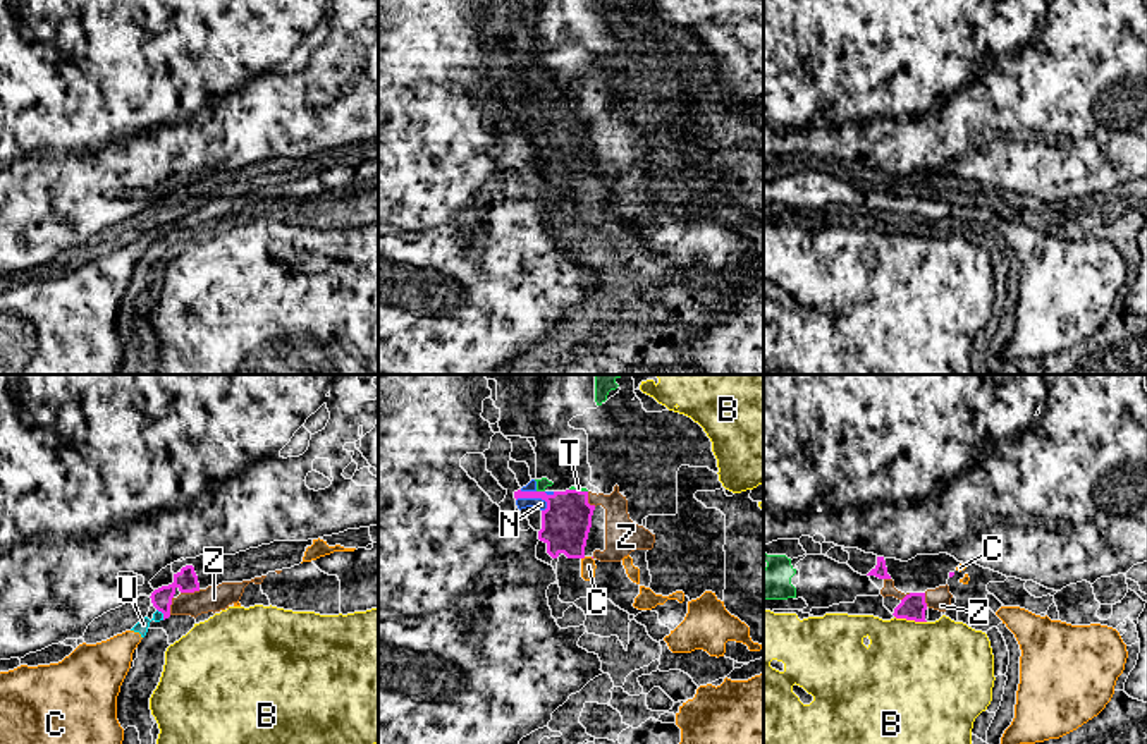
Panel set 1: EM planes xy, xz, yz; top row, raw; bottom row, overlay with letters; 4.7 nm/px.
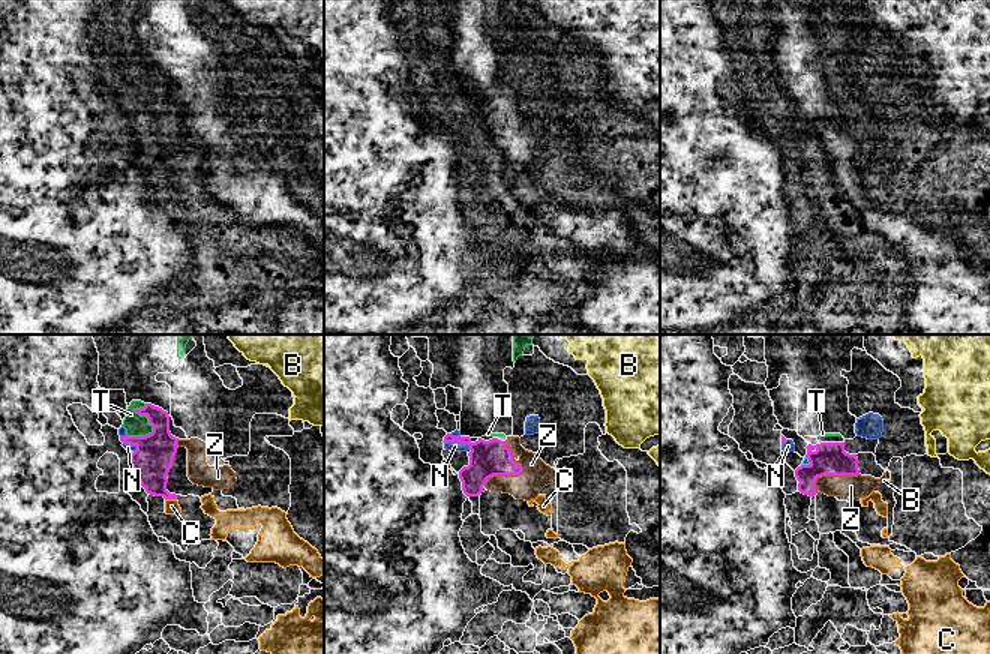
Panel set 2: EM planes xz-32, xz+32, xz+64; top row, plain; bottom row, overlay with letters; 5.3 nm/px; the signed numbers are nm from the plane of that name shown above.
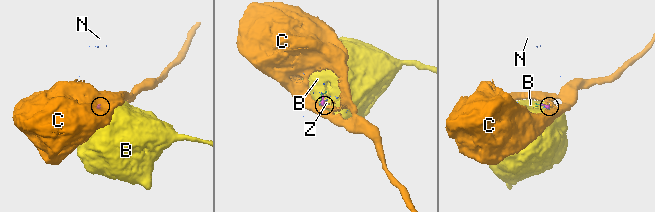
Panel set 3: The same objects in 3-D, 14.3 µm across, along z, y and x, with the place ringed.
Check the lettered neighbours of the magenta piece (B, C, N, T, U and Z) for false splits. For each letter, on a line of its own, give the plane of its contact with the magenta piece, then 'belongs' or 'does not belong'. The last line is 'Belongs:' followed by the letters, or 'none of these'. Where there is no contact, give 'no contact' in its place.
B: yz | does not belong
C: no contact | does not belong
N: xz | belongs
T: xz | belongs
U: xy | belongs
Z: xy | belongs
Belongs: N, T, U, Z

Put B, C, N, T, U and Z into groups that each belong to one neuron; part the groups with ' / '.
B / C / N T U Z

